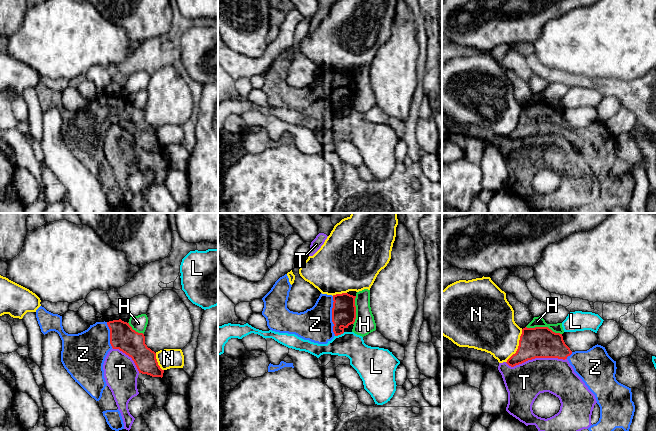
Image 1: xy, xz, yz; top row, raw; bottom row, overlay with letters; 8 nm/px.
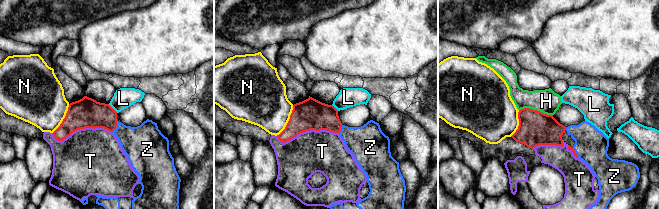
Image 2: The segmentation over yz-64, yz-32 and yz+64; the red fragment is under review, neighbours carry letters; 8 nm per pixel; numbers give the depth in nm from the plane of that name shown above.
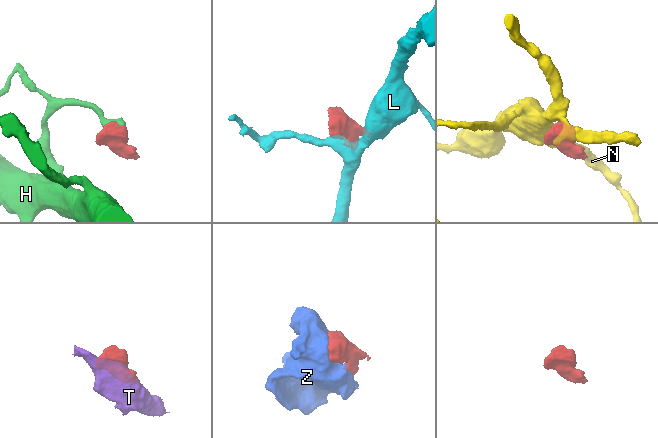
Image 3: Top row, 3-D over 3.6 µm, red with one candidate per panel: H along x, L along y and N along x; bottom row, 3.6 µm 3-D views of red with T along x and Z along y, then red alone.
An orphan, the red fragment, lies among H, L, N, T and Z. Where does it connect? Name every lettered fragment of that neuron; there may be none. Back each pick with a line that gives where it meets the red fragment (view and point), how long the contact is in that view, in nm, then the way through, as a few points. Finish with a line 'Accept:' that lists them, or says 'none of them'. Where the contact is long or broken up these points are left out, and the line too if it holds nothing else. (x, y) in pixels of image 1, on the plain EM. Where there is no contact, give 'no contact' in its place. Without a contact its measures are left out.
Z: xz (332, 92) | 320 nm
Accept: Z

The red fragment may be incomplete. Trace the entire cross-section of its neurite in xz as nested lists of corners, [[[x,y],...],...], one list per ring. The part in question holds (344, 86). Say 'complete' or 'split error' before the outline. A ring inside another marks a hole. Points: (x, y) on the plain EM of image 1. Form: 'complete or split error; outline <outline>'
split error; outline [[[287,50],[280,53],[271,66],[262,74],[262,91],[270,106],[295,110],[318,120],[327,120],[356,95],[356,72],[348,69],[320,70],[315,81],[304,88],[293,88],[287,84],[292,61]]]

